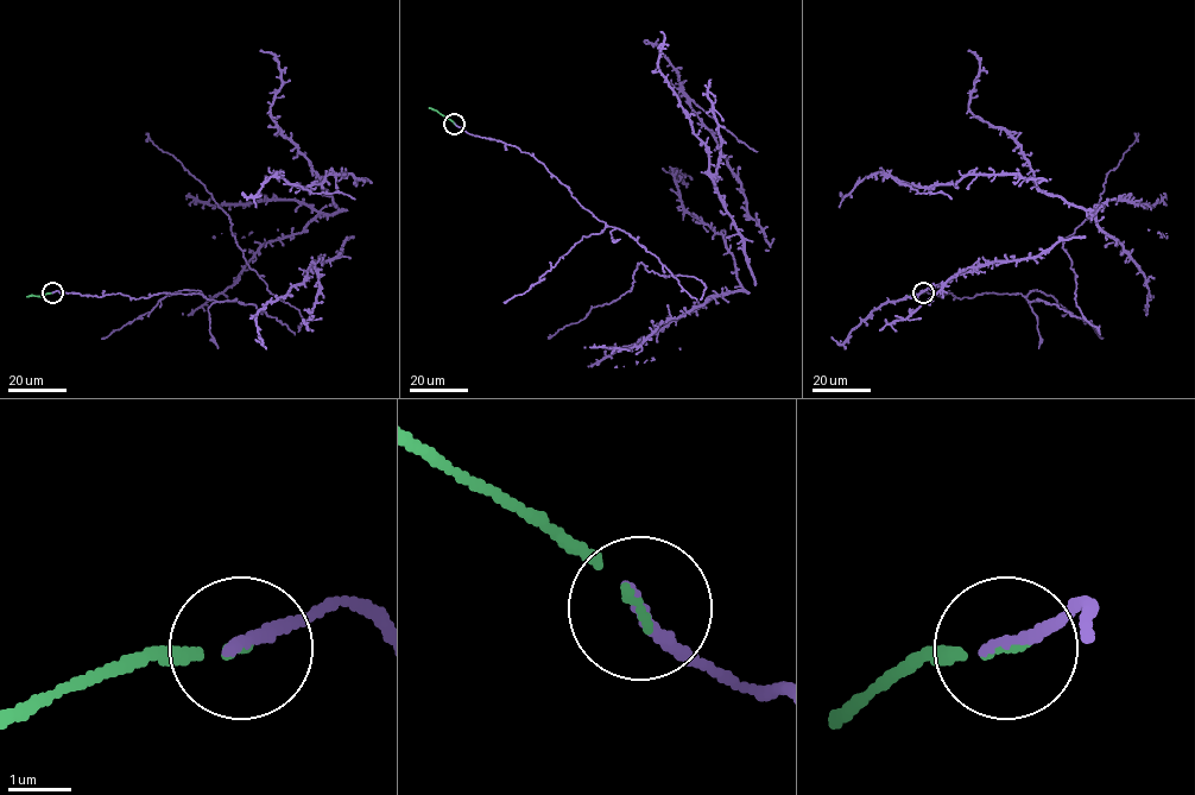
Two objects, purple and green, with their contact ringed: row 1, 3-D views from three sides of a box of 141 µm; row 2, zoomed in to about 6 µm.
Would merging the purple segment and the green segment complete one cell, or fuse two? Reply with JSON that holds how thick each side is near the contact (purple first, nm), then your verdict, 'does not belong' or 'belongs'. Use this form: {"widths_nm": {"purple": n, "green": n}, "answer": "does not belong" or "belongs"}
{"widths_nm": {"purple": 200, "green": 80}, "answer": "belongs"}

